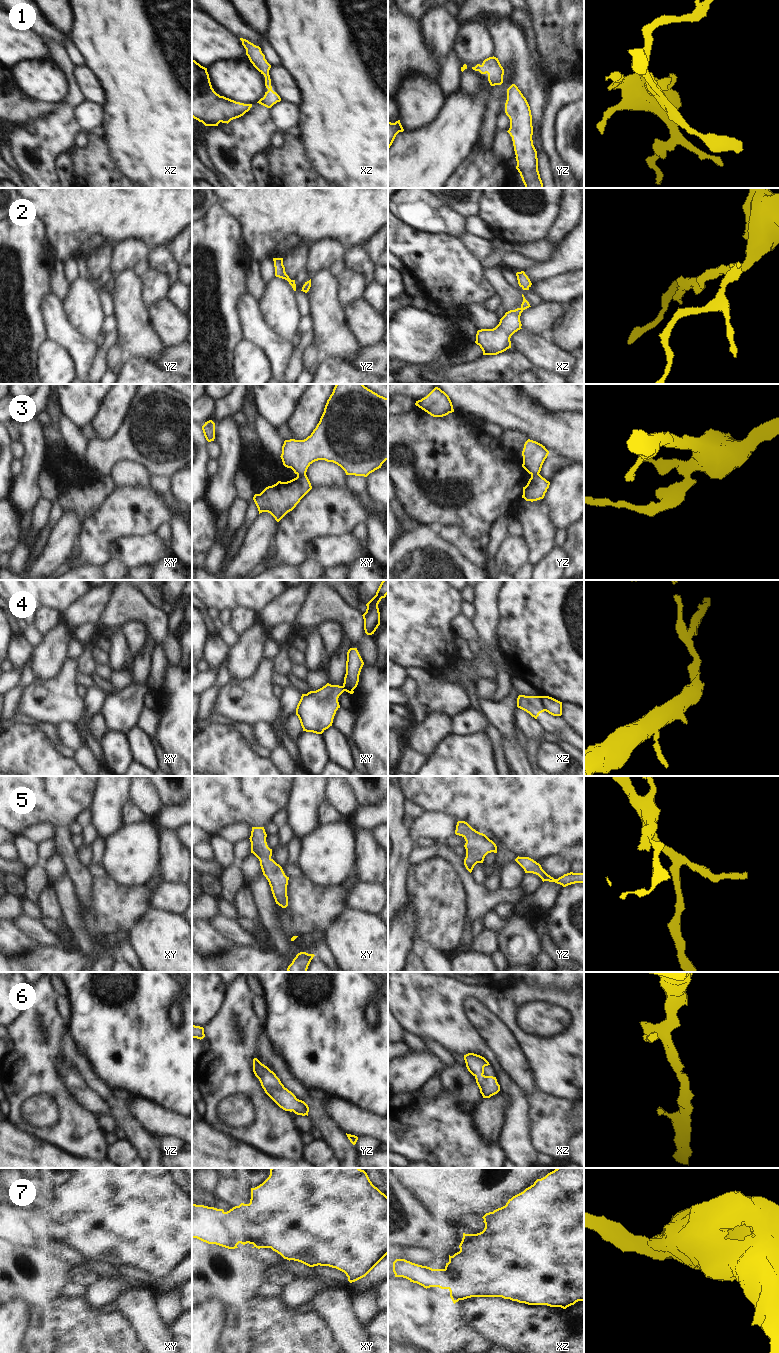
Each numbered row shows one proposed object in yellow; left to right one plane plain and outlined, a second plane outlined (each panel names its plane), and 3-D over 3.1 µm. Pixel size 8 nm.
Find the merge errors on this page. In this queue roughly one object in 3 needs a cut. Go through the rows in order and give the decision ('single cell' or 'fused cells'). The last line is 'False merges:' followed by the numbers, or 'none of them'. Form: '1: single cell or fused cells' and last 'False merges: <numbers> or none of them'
1: single cell
2: single cell
3: fused cells
4: fused cells
5: single cell
6: single cell
7: single cell
False merges: 3, 4

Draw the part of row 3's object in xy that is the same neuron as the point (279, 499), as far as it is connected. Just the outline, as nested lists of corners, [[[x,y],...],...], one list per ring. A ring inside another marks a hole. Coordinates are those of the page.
[[[297,475],[290,481],[278,481],[276,484],[266,487],[260,494],[255,494],[253,500],[259,514],[268,512],[279,522],[311,489],[312,486],[307,475]]]

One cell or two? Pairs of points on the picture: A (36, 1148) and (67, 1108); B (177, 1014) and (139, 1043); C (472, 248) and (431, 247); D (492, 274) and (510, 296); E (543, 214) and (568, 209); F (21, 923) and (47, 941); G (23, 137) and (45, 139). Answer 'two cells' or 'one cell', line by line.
A: two cells
B: two cells
C: two cells
D: one cell
E: two cells
F: one cell
G: one cell

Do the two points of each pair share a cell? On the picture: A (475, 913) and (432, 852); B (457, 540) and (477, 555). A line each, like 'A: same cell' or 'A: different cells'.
A: different cells
B: same cell

